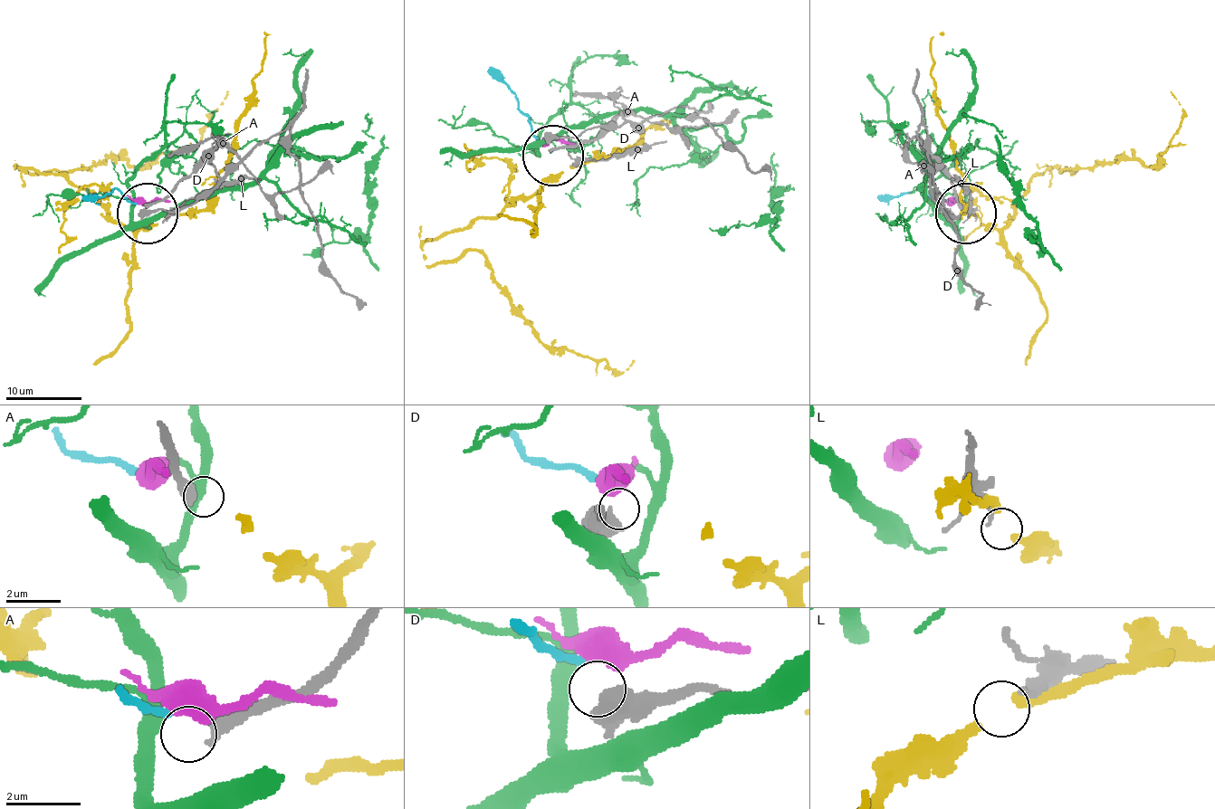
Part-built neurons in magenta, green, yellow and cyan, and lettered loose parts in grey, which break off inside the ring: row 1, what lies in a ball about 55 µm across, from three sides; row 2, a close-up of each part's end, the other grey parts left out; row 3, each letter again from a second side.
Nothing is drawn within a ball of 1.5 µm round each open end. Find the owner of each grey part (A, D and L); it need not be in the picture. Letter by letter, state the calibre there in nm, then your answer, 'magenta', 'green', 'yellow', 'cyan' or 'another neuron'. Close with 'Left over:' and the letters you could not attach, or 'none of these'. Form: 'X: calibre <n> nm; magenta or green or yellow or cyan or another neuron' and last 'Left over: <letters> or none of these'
A: calibre 440 nm; another neuron
D: calibre 440 nm; cyan
L: calibre 180 nm; another neuron
Left over: A, L

